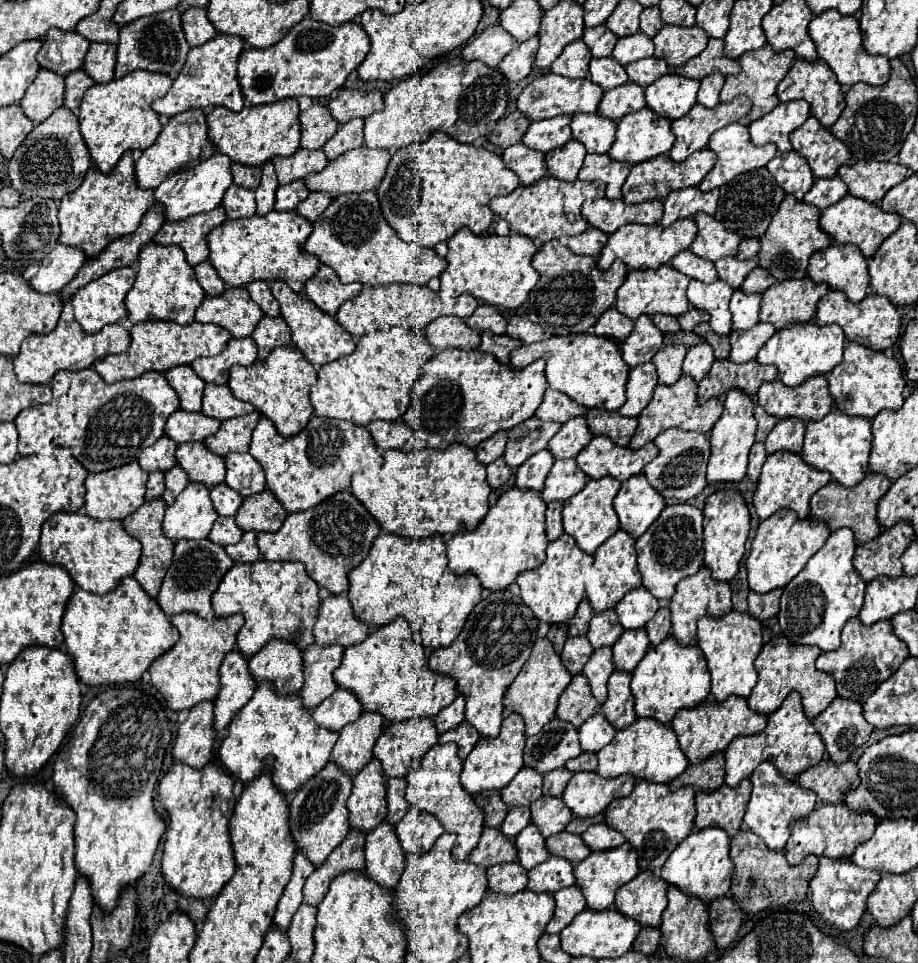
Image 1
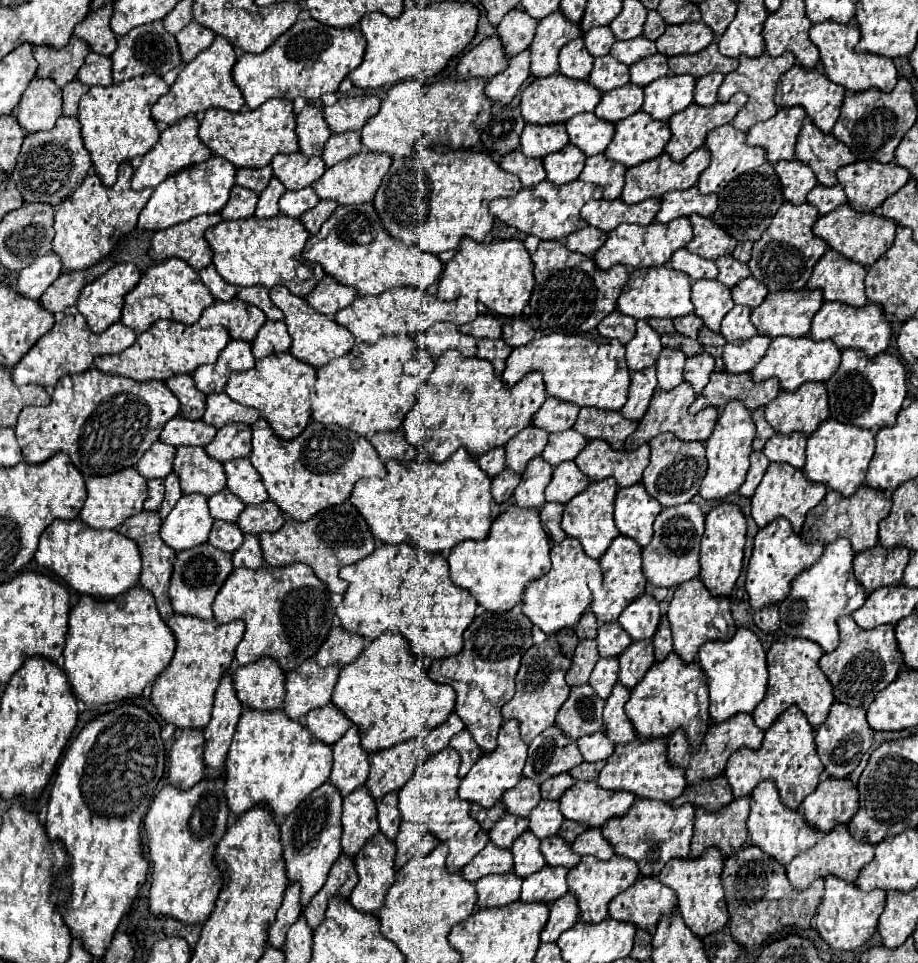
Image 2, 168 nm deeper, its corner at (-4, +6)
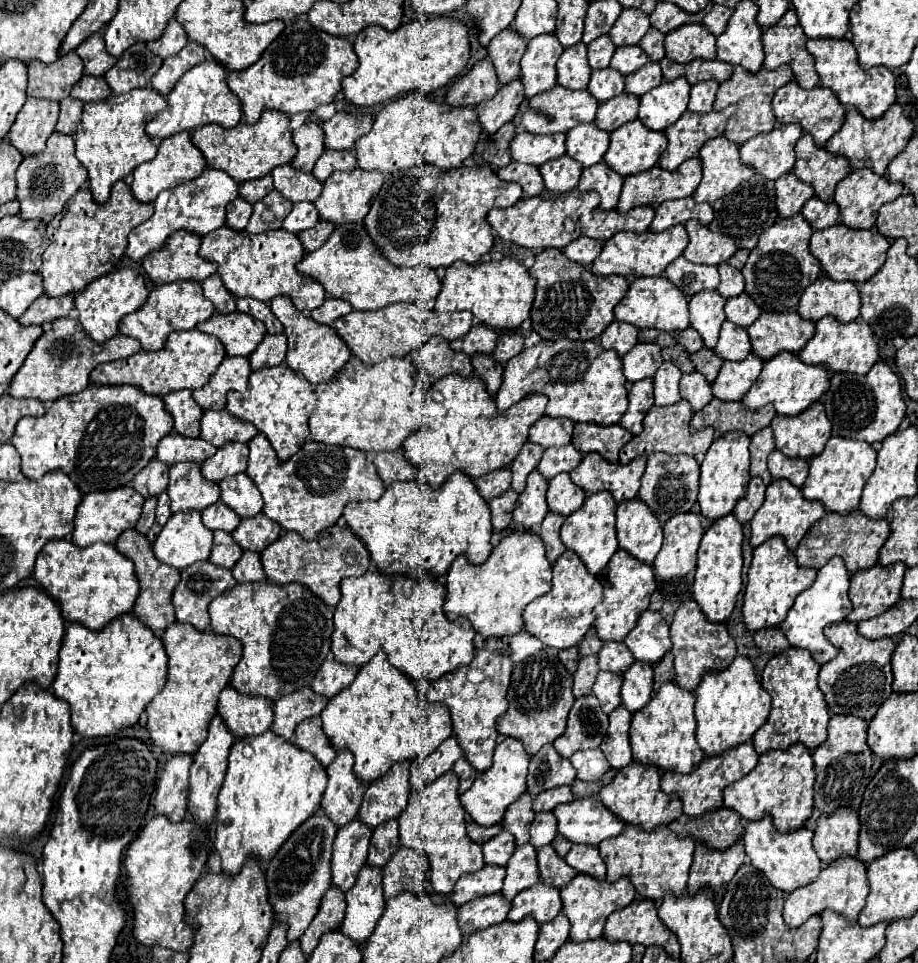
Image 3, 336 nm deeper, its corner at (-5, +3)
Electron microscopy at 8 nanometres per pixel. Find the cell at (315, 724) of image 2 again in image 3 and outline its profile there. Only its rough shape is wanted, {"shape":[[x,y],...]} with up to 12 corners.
{"shape":[[321,717],[301,721],[293,745],[313,753],[323,767],[337,751],[323,735]]}

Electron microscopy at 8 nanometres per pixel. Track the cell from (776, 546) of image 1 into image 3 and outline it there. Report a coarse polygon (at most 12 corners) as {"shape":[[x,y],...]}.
{"shape":[[781,537],[753,551],[743,623],[779,627],[817,571]]}

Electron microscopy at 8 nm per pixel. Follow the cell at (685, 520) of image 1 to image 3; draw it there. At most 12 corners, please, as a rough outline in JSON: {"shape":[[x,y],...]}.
{"shape":[[699,515],[665,523],[653,569],[663,581],[695,569]]}

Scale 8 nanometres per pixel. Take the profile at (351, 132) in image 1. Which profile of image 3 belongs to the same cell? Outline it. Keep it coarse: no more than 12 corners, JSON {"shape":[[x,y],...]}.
{"shape":[[325,151],[313,175],[325,183],[333,171],[353,171],[353,151]]}

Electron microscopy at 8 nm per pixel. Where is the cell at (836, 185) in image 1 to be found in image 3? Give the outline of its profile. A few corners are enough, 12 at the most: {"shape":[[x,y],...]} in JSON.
{"shape":[[811,197],[801,215],[811,229],[839,223],[839,207]]}

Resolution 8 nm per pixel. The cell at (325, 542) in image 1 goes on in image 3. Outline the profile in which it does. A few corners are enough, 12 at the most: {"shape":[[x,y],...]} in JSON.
{"shape":[[347,525],[313,541],[287,531],[263,551],[277,585],[301,583],[337,605],[341,579],[369,553]]}

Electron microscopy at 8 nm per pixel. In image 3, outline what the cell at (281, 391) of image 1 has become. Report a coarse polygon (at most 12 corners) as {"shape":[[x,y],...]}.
{"shape":[[253,371],[225,409],[287,461],[309,437],[317,397],[299,373]]}

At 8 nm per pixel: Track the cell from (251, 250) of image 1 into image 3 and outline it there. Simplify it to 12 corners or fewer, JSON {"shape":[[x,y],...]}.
{"shape":[[221,227],[199,257],[235,297],[287,295],[301,313],[325,301],[297,275],[297,235]]}

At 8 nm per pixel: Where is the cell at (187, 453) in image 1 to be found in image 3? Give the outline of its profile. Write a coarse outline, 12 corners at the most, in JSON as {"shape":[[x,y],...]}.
{"shape":[[199,463],[169,471],[171,513],[203,511],[219,501],[219,485]]}

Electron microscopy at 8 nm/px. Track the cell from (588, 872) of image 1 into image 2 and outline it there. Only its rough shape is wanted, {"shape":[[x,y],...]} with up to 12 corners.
{"shape":[[584,856],[568,872],[584,922],[608,918],[608,902],[640,874],[626,856]]}

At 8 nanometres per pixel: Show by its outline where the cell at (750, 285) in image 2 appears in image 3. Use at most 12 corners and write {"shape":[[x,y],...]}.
{"shape":[[747,293],[727,299],[725,315],[749,327],[761,311]]}

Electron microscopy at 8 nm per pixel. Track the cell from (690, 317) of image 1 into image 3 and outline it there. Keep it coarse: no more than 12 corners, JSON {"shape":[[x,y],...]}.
{"shape":[[691,327],[673,333],[687,353],[697,353],[703,347],[699,333]]}

